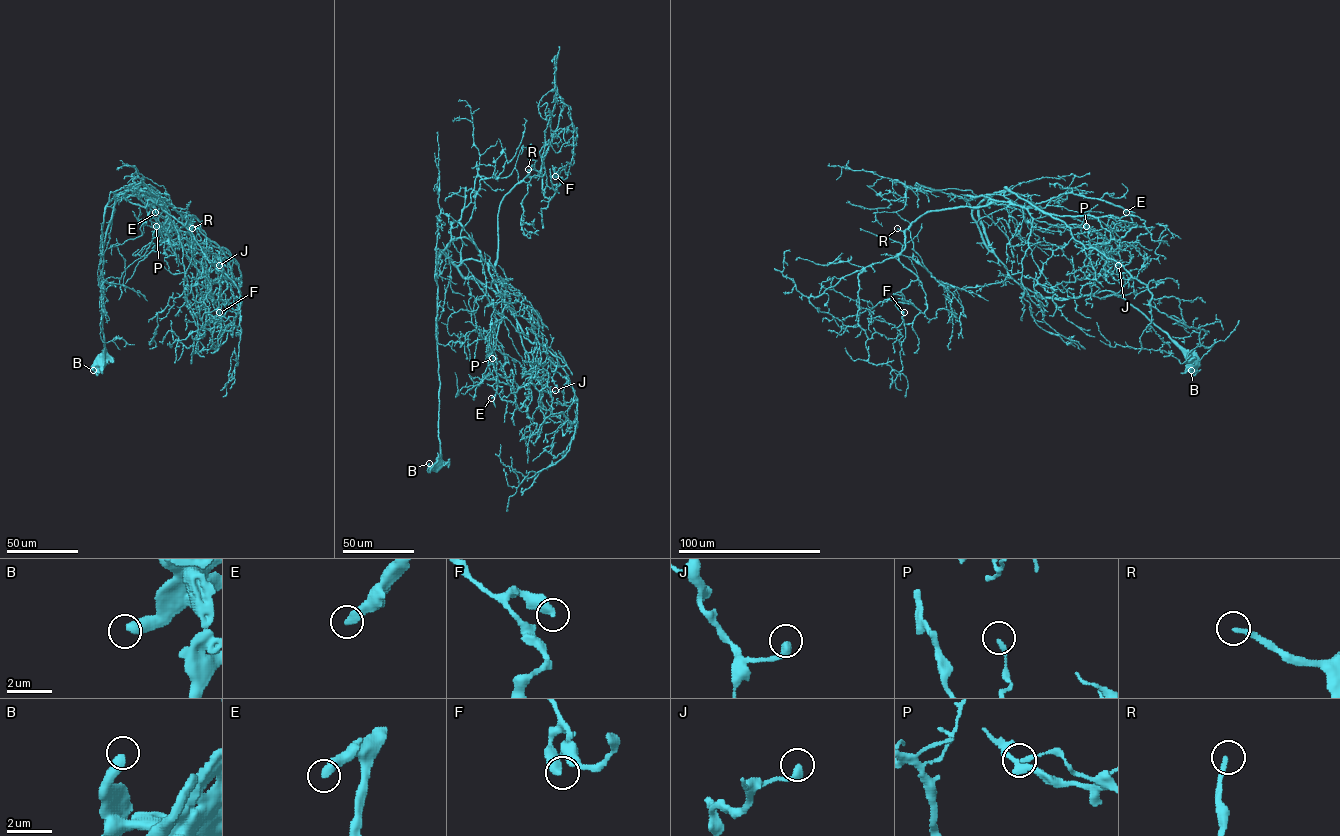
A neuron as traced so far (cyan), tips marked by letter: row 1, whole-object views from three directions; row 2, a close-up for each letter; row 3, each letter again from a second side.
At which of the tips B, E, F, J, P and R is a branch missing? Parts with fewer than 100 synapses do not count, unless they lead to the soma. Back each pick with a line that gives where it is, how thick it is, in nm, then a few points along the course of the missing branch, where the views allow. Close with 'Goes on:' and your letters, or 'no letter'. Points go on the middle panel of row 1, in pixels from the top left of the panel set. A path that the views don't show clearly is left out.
E: Place: (491, 398). Thickness 440 nm. Course of what is missing: (491, 398), (487, 404), (483, 402), (486, 397), (490, 440), (500, 459), (499, 468)
R: Place: (528, 169). Thickness 220 nm. Course of what is missing: (528, 169), (532, 152), (545, 130), (551, 94), (547, 49), (531, 5)
Goes on: E, R

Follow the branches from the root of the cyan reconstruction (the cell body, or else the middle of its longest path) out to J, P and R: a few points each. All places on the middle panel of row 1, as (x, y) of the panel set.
J: (437, 465), (436, 271), (441, 250), (463, 277), (484, 283), (505, 302), (542, 389), (555, 390)
P: (437, 465), (436, 266), (456, 238), (475, 246), (503, 300), (496, 344), (508, 360), (507, 384), (492, 358)
R: (437, 465), (436, 266), (451, 225), (480, 180), (507, 177), (515, 168), (519, 182), (528, 169)

